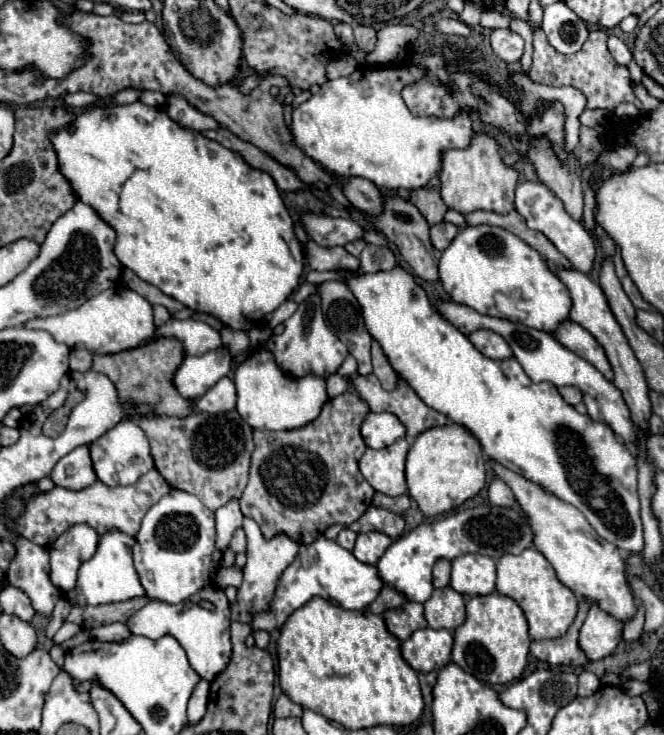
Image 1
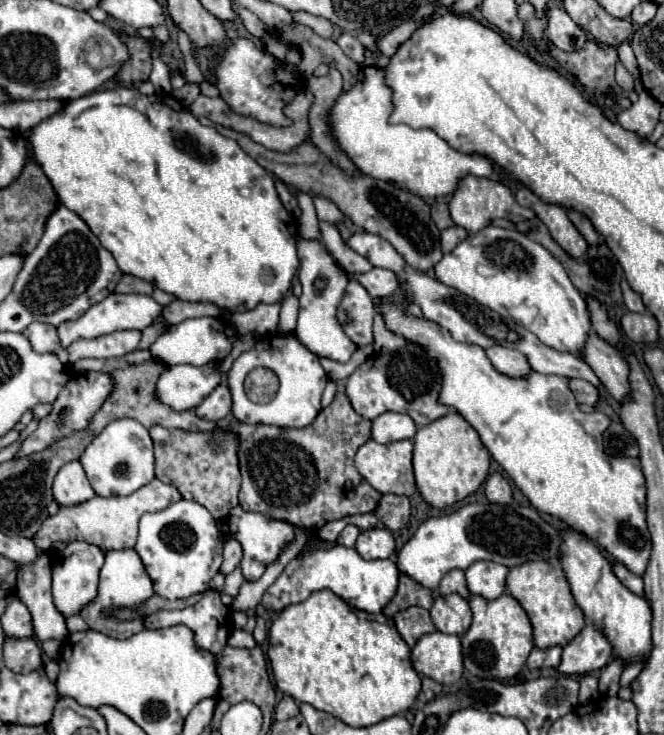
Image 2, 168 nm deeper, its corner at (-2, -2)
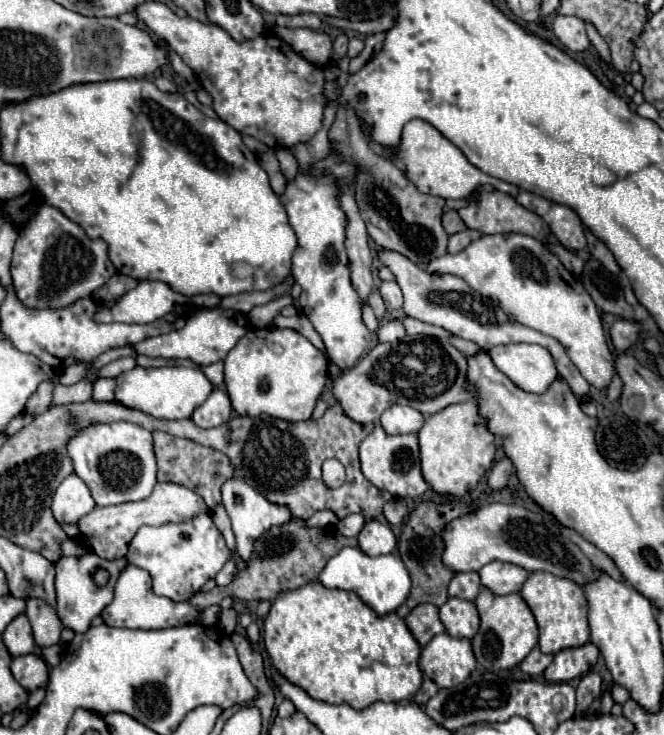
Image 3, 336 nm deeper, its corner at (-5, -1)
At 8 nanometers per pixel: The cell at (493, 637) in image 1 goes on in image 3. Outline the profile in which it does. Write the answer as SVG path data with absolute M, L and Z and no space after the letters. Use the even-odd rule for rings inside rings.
M486 587L480 591L474 603L480 613L480 631L472 639L476 661L490 671L516 667L538 645L538 625L530 607L520 593L494 595Z

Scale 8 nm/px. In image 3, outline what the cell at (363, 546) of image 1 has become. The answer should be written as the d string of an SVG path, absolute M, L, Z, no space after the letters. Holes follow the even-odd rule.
M376 519L368 521L360 535L358 535L358 541L360 541L360 549L370 555L370 557L376 557L376 555L386 555L386 553L392 553L394 547L396 547L396 537L392 533L392 529Z

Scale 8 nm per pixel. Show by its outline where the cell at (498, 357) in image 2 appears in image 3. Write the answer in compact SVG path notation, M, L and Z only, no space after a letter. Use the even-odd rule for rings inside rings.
M534 343L496 345L488 355L500 373L528 393L542 395L560 377L548 349Z

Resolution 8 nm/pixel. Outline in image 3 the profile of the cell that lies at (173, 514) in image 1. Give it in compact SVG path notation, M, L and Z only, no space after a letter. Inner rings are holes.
M198 515L192 521L186 523L164 523L160 527L140 527L138 533L134 535L134 539L130 541L126 559L130 565L136 565L144 571L150 573L152 577L152 585L154 585L154 593L168 597L172 601L188 601L194 593L200 591L200 587L208 581L214 579L214 575L224 567L224 563L232 557L232 551L226 547L226 541L222 537L222 533L216 529L214 521L210 515Z

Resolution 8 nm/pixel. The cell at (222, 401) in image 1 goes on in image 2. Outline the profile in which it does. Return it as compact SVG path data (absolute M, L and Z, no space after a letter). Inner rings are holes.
M219 384L219 386L201 402L201 406L195 408L195 412L197 412L199 418L217 422L217 420L223 420L223 418L227 418L227 416L231 414L231 404L233 404L233 402L231 402L231 392L229 392L229 388L223 386L223 384Z

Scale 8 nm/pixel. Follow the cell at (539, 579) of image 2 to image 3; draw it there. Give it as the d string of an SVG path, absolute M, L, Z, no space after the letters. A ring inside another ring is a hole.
M532 573L524 583L520 595L532 609L538 629L540 641L538 647L542 653L558 653L570 647L582 647L590 641L590 627L588 627L588 601L584 589L574 581L556 577L552 573Z

